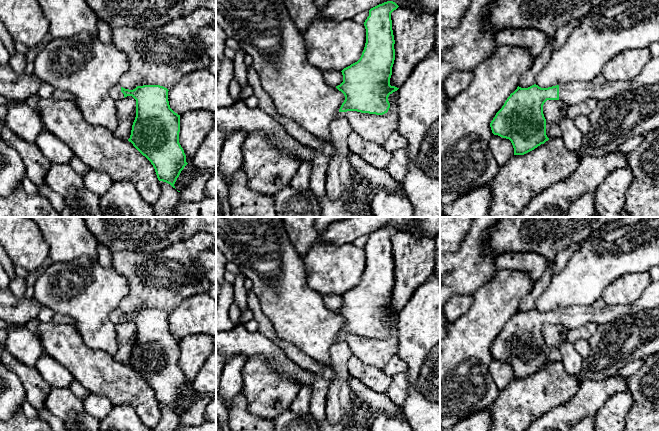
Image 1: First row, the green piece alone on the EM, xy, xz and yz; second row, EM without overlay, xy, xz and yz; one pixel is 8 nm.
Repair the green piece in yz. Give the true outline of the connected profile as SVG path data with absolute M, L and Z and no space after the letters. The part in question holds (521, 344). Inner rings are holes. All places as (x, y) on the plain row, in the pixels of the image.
M659 280L652 281L640 299L626 306L607 306L599 309L593 306L572 305L548 312L541 312L536 308L528 312L518 310L496 337L490 351L494 359L511 365L514 379L524 379L549 364L543 338L543 329L547 324L578 328L594 321L603 325L658 306Z

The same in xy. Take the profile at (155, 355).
M117 309L111 312L109 317L115 324L121 324L127 320L132 320L136 324L136 341L128 365L151 386L158 404L175 412L177 402L188 387L179 367L180 339L170 332L168 315L160 309L137 310L133 314Z

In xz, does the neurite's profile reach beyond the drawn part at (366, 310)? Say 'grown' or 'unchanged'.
grown

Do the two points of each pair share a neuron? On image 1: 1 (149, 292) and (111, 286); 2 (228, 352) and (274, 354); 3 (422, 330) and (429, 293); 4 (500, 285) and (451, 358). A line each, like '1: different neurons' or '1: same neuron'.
1: different neurons
2: same neuron
3: same neuron
4: same neuron

